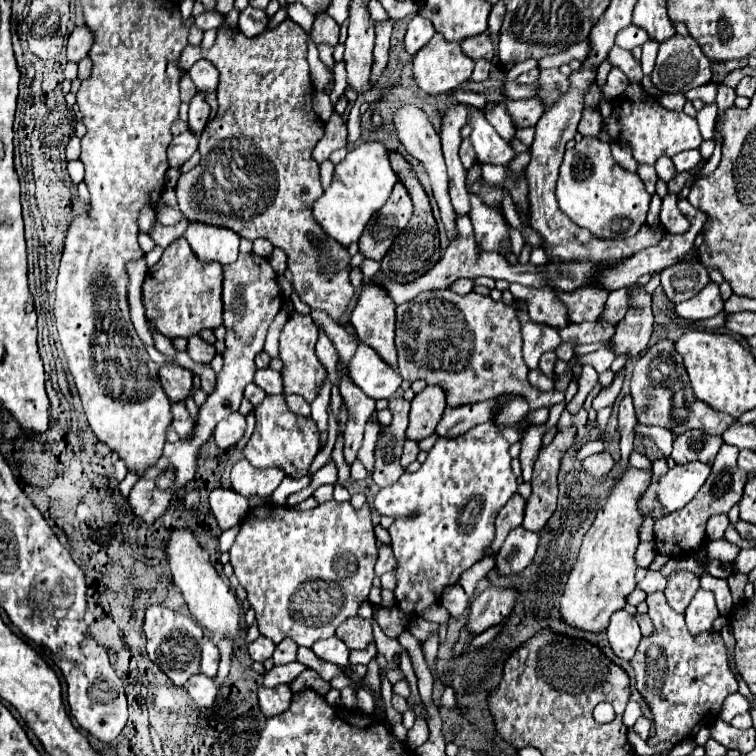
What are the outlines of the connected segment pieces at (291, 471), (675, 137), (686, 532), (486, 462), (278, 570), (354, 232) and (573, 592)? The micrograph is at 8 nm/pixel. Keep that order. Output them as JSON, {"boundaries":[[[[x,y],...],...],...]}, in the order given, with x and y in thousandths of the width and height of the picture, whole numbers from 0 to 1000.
{"boundaries":[[[[352,524],[344,537],[339,537],[339,569],[333,571],[328,587],[323,590],[323,606],[339,619],[368,616],[378,630],[397,632],[407,624],[423,590],[423,571],[413,553],[392,550],[381,542],[376,524]]],[[[831,111],[825,124],[817,130],[817,140],[812,140],[810,151],[799,156],[799,175],[810,185],[825,185],[836,196],[839,209],[847,217],[860,220],[865,220],[873,206],[889,209],[902,198],[923,196],[929,190],[929,177],[923,172],[921,156],[913,156],[905,148],[881,146],[868,130],[852,122],[849,111]]],[[[955,587],[952,598],[947,601],[944,614],[942,614],[942,627],[937,630],[937,635],[931,638],[926,651],[905,672],[899,672],[894,677],[886,677],[886,680],[876,683],[873,688],[868,688],[865,717],[868,717],[868,725],[870,725],[873,733],[886,735],[886,738],[915,735],[918,728],[910,720],[934,720],[934,690],[937,690],[937,685],[944,683],[944,680],[966,677],[966,672],[979,664],[981,646],[989,635],[989,627],[979,624],[979,619],[974,616],[976,598],[979,595],[974,590]]],[[[651,558],[632,561],[606,579],[579,579],[579,585],[571,590],[563,611],[553,624],[548,627],[534,624],[526,638],[500,651],[495,672],[503,680],[521,685],[521,693],[513,698],[521,735],[526,743],[521,754],[524,762],[521,786],[524,786],[524,802],[537,815],[545,817],[558,815],[566,802],[585,794],[587,780],[603,772],[614,754],[619,754],[643,735],[656,709],[653,701],[656,680],[685,646],[683,630],[675,619],[677,606],[672,601],[672,593],[675,593],[672,585],[664,579],[664,574]]],[[[442,660],[405,676],[361,668],[354,677],[353,667],[333,672],[317,693],[312,717],[304,725],[304,746],[310,749],[310,762],[317,767],[317,775],[328,783],[331,802],[339,807],[344,839],[362,847],[362,852],[386,844],[394,854],[413,854],[418,847],[442,841],[444,831],[471,815],[479,796],[487,794],[500,738],[497,717],[487,664],[474,675],[463,664]]],[[[500,185],[479,188],[463,198],[450,217],[444,217],[442,241],[434,251],[429,251],[423,265],[418,265],[413,280],[434,312],[455,325],[463,325],[463,320],[471,320],[479,312],[492,283],[508,272],[524,241],[526,230],[516,220],[516,198]]],[[[831,616],[825,630],[807,648],[802,667],[788,680],[786,693],[772,709],[767,735],[754,757],[743,788],[741,812],[751,825],[767,833],[794,836],[804,831],[807,815],[828,802],[828,788],[841,775],[839,762],[844,749],[839,733],[841,722],[847,720],[847,698],[852,690],[844,664],[860,640],[862,640],[862,622],[844,622],[839,616]]]]}

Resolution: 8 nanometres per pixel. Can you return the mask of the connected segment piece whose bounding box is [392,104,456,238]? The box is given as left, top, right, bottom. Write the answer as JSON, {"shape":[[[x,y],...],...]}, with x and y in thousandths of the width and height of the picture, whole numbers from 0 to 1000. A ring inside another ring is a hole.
{"shape":[[[537,138],[537,140],[532,140],[529,146],[524,146],[519,161],[521,161],[521,169],[524,169],[524,177],[526,177],[529,190],[537,196],[537,201],[540,201],[542,206],[553,209],[553,212],[561,217],[561,222],[563,222],[563,228],[566,228],[566,233],[569,233],[571,251],[574,251],[574,262],[577,262],[577,267],[579,267],[579,272],[582,272],[582,283],[585,283],[585,294],[587,294],[587,299],[590,299],[593,315],[603,312],[603,302],[601,302],[601,288],[603,288],[603,283],[601,283],[601,275],[598,275],[598,270],[595,270],[595,259],[593,259],[593,233],[590,233],[590,220],[587,220],[585,198],[582,198],[582,180],[579,180],[579,175],[574,172],[574,167],[571,167],[571,161],[566,159],[563,148],[556,146],[553,140],[548,140],[548,138]]]}

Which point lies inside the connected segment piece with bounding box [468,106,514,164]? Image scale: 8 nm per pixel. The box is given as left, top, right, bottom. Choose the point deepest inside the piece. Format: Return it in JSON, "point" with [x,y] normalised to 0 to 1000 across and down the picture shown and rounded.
{"point":[648,197]}

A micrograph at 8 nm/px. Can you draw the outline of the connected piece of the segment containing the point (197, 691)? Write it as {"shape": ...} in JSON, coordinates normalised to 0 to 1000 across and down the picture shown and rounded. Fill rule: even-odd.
{"shape":[[[270,892],[254,894],[254,899],[249,899],[246,913],[265,937],[283,937],[286,923],[288,923],[288,907],[283,905],[280,897]]]}

